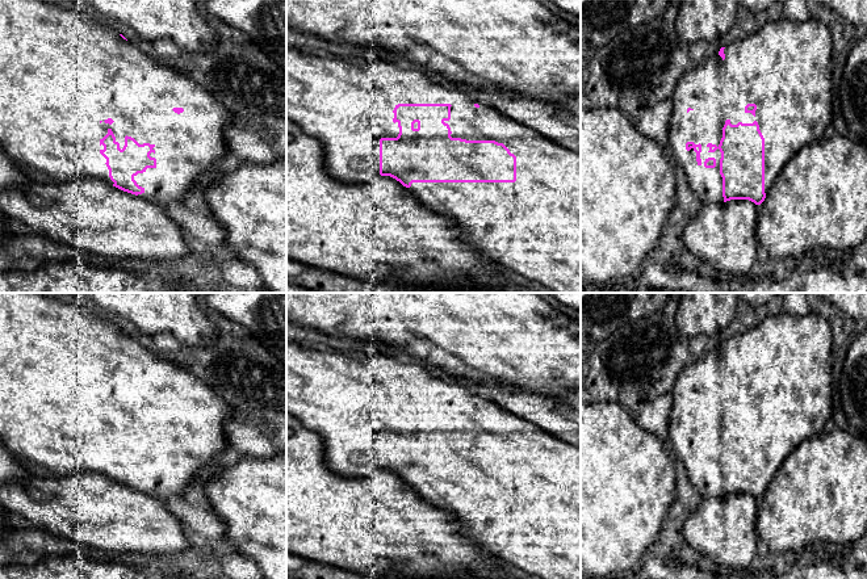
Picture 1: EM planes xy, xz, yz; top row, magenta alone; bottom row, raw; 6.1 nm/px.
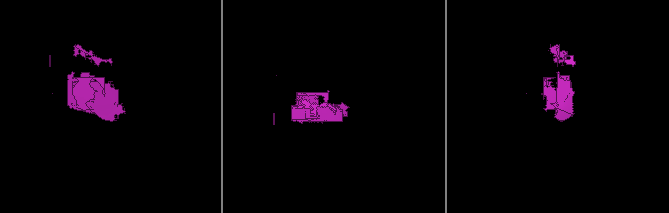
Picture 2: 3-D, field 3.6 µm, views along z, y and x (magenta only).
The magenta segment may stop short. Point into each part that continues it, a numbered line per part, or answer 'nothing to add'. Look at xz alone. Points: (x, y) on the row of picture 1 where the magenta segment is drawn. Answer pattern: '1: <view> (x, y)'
1: xz (531, 227)

